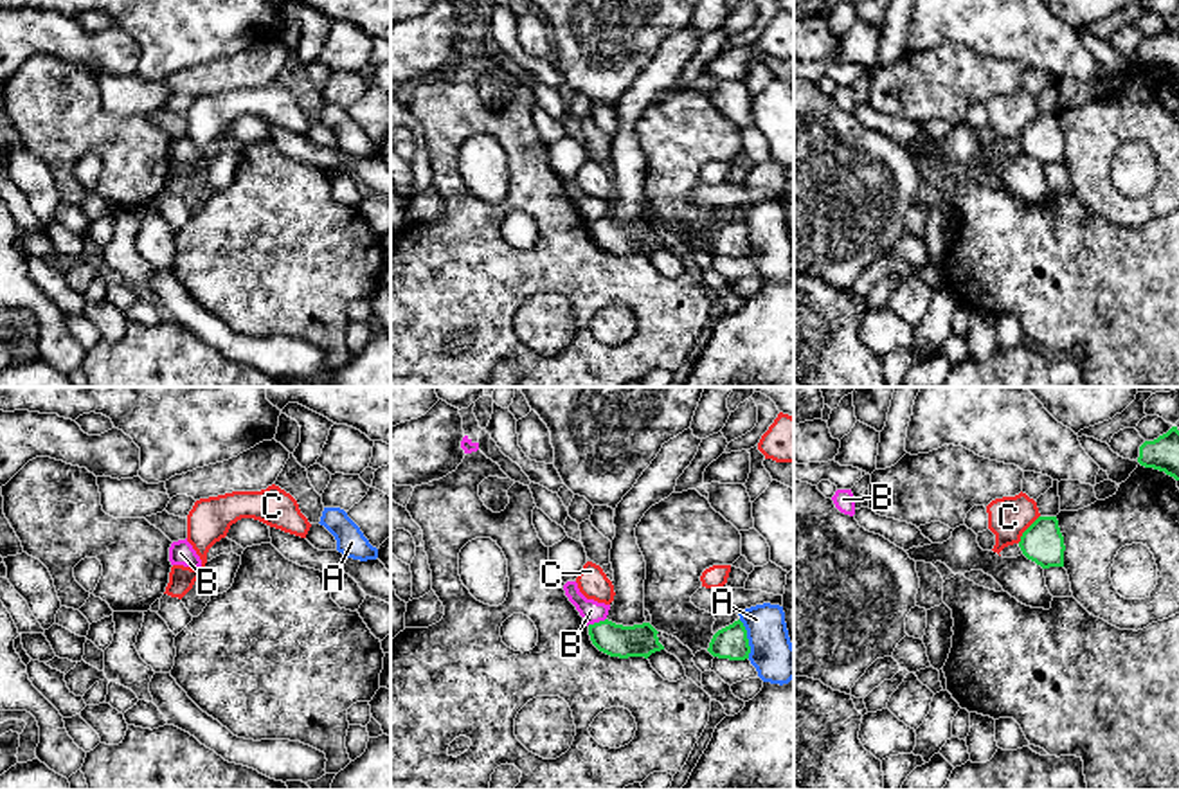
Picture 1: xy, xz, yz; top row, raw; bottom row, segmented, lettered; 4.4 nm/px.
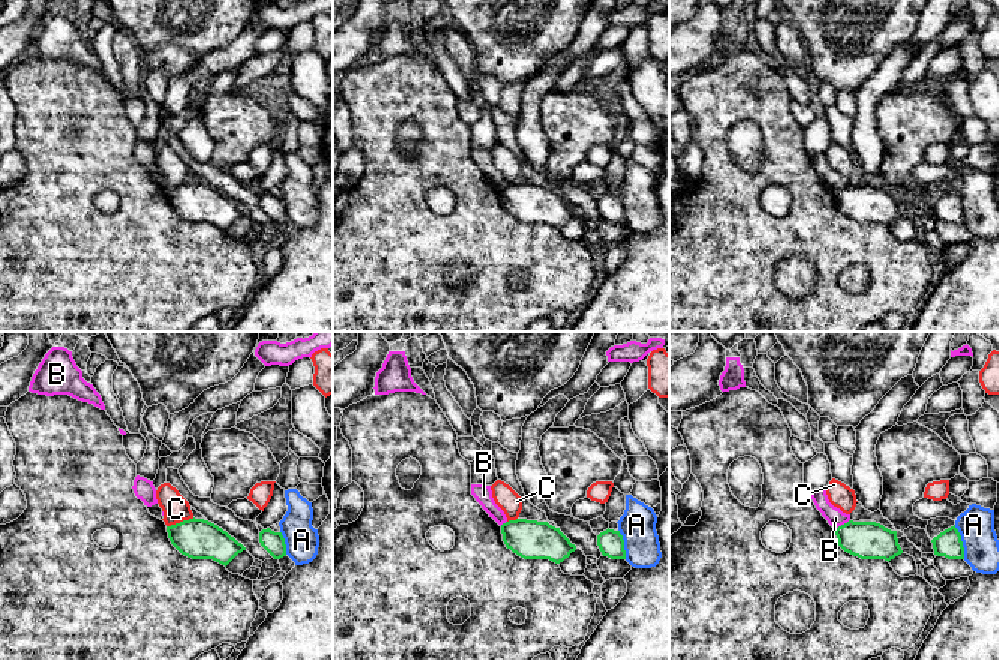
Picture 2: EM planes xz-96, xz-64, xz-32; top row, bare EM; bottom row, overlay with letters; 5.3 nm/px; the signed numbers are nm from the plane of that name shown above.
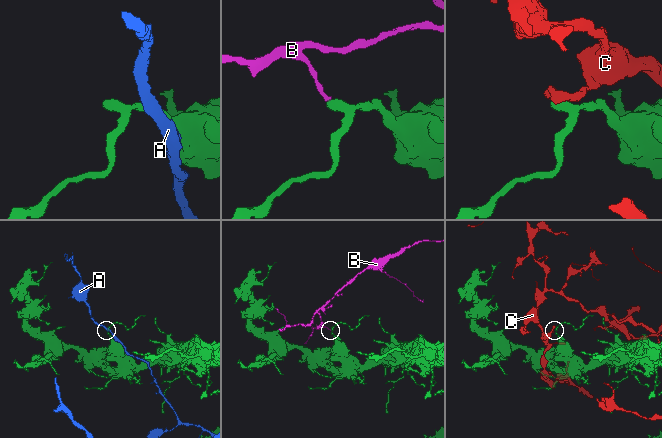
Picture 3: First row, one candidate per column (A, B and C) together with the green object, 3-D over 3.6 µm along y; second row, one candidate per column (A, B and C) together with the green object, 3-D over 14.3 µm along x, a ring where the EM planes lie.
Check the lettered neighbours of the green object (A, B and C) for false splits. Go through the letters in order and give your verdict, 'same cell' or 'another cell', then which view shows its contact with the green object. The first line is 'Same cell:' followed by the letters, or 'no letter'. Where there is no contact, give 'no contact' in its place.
Same cell: no letter
A: another cell | xz
B: another cell | xz
C: another cell | yz

